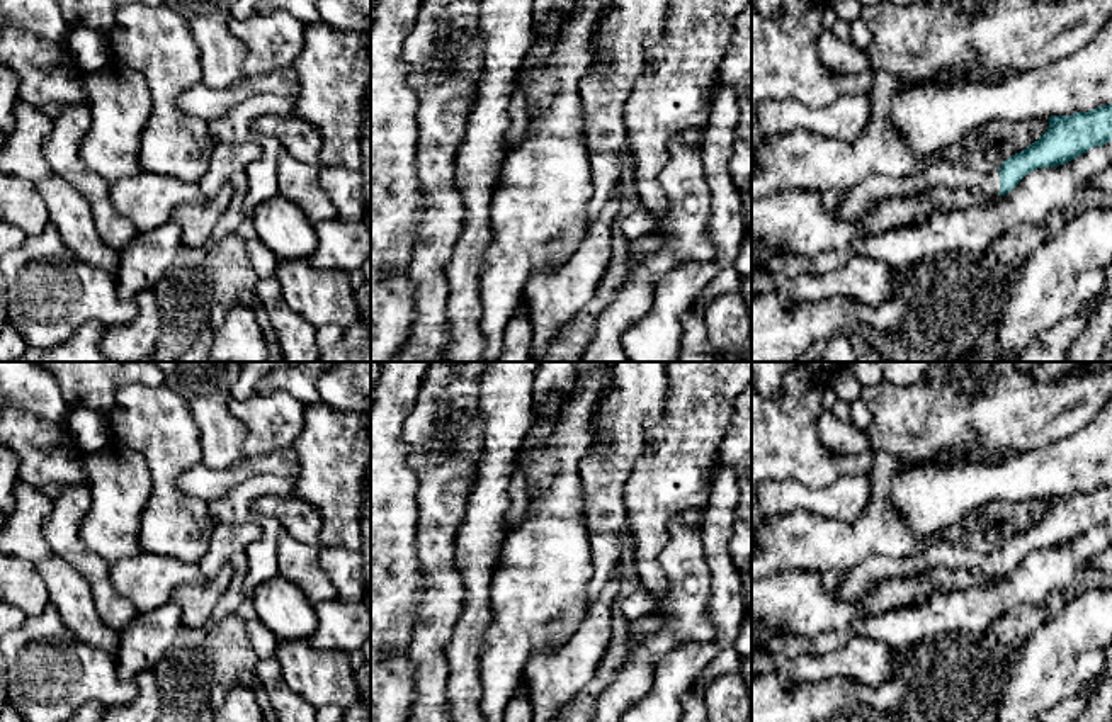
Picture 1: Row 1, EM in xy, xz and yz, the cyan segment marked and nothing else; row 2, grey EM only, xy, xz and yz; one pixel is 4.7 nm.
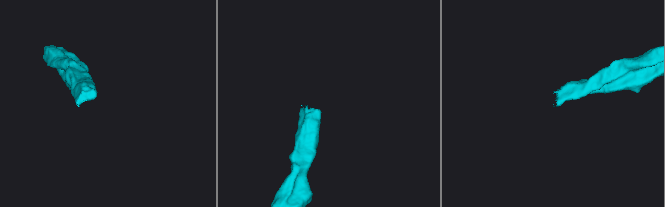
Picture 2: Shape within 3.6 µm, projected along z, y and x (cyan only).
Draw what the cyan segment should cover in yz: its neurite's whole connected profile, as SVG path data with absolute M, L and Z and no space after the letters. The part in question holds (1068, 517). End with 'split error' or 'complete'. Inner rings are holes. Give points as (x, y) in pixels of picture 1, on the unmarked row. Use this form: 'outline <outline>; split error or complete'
outline M1112 484L1071 496L1051 496L1047 511L990 554L950 540L935 542L906 557L869 557L847 571L837 589L842 601L869 596L881 581L922 576L932 569L966 569L979 578L1005 576L1037 549L1064 545L1112 522Z; split error

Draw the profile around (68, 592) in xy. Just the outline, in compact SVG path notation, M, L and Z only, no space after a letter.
M51 554L36 566L56 606L61 622L85 644L116 656L119 634L109 629L95 610L95 600L85 578L63 557Z

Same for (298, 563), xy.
M289 532L277 537L279 574L291 581L313 603L337 600L337 589L318 562L320 545L309 545Z

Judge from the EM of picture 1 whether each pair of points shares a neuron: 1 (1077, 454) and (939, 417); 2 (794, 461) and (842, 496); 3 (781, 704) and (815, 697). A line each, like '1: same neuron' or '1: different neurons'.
1: different neurons
2: different neurons
3: same neuron

